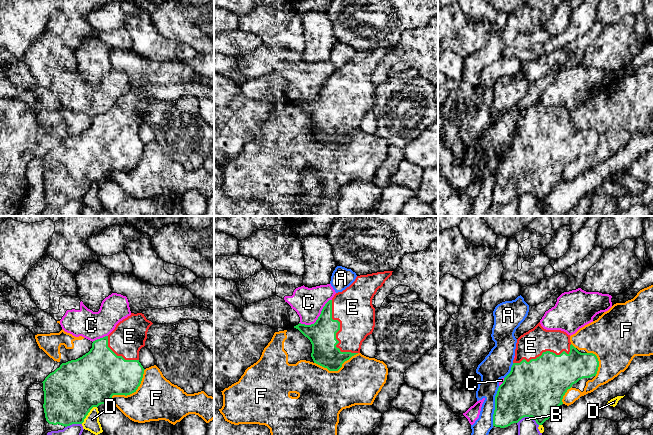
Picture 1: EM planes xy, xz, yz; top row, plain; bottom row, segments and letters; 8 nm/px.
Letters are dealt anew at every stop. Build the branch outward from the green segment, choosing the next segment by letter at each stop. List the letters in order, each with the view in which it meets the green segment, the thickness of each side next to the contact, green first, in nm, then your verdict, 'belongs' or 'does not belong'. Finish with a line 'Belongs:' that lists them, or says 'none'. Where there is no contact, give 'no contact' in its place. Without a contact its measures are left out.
A: yz | 380/160 nm | does not belong
B: yz | 460/190 nm | does not belong
C: xz | 220/240 nm | does not belong
D: xy | 440/130 nm | does not belong
E: xz | 220/320 nm | belongs
F: xy | 340/340 nm | does not belong
Belongs: E

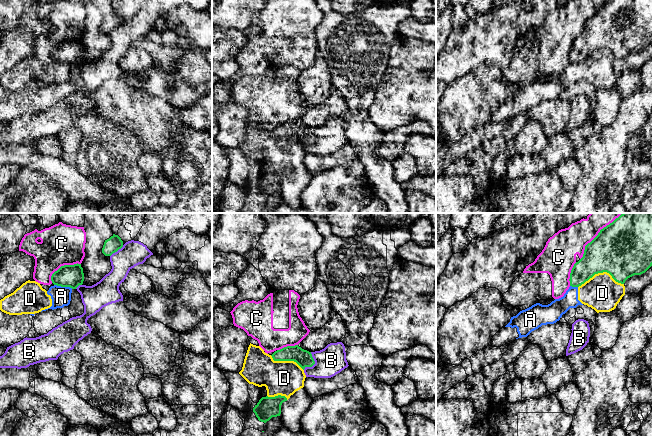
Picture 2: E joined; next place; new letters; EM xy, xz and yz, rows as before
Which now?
A: xy | 180/160 nm | does not belong
B: xz | 140/240 nm | does not belong
C: yz | 420/260 nm | does not belong
D: yz | 440/300 nm | does not belong
Belongs: none

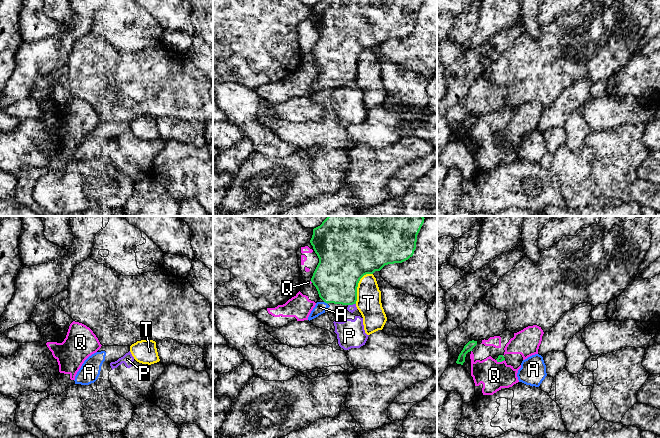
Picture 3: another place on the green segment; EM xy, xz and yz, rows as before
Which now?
A: xz | 360/90 nm | belongs
P: xz | 360/60 nm | does not belong
Q: yz | 50/220 nm | does not belong
T: xz | 420/200 nm | does not belong
Belongs: A

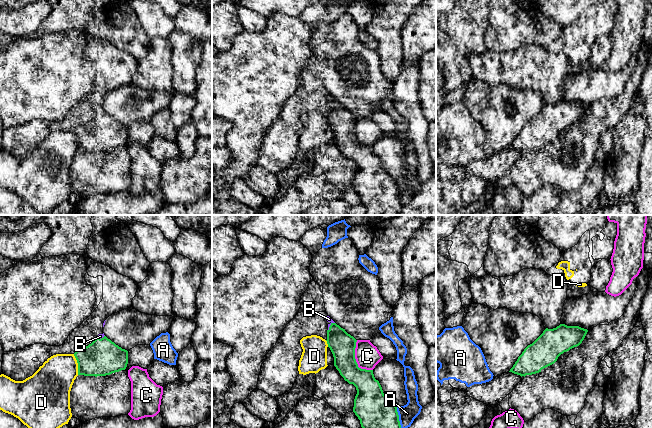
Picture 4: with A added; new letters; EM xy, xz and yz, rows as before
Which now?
A: xz | 320/140 nm | does not belong
B: xz | 200/40 nm | belongs
C: xz | 200/200 nm | does not belong
D: xy | 300/300 nm | does not belong
Belongs: B

